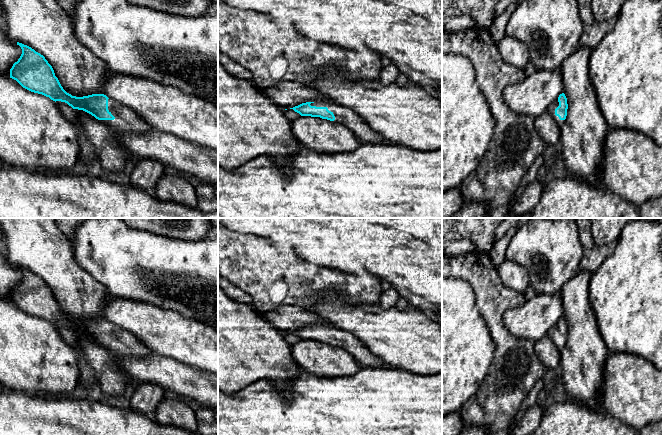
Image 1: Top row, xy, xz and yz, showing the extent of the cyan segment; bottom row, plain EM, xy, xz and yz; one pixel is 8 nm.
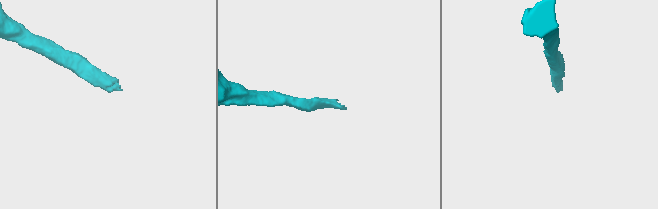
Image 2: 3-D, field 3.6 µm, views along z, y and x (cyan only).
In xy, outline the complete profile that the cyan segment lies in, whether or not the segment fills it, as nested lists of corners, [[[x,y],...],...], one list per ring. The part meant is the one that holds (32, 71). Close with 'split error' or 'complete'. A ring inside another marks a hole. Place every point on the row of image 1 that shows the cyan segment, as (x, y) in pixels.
[[[17,42],[17,45],[21,47],[22,54],[10,69],[10,78],[16,80],[23,88],[49,97],[55,102],[65,102],[73,109],[83,110],[100,120],[102,123],[107,124],[111,129],[118,133],[143,135],[152,130],[152,128],[150,128],[135,111],[115,100],[109,99],[104,94],[76,97],[67,93],[61,86],[58,78],[55,76],[52,66],[43,55],[22,43]]]; split error

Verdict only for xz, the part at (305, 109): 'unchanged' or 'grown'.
grown

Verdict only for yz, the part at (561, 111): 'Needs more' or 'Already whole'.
Needs more

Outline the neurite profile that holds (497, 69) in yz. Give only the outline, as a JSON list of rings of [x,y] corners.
[[[477,27],[457,32],[442,29],[442,53],[465,56],[473,63],[476,81],[495,119],[493,138],[485,155],[458,189],[467,203],[489,204],[486,218],[506,218],[509,214],[509,201],[516,193],[524,175],[535,159],[543,154],[546,146],[535,129],[535,117],[513,112],[503,100],[503,89],[509,84],[523,81],[526,78],[525,72],[503,60],[490,30]]]

